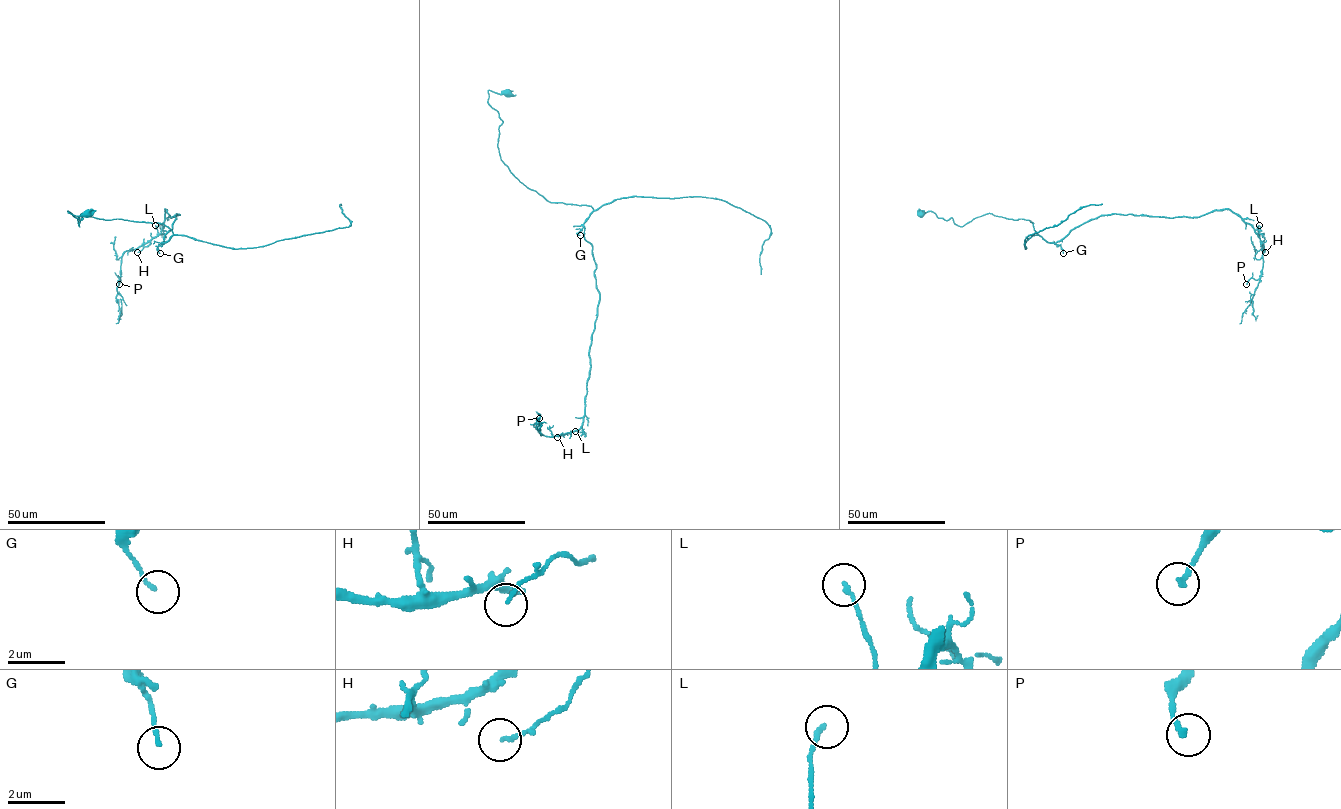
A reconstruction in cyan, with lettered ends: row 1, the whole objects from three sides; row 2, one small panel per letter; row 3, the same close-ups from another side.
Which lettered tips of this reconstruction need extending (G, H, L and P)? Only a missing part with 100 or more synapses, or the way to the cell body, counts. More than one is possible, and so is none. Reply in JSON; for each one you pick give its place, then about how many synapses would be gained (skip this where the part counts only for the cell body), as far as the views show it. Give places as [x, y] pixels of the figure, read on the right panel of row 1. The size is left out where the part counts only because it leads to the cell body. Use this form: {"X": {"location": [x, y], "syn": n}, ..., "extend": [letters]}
{"extend": []}

